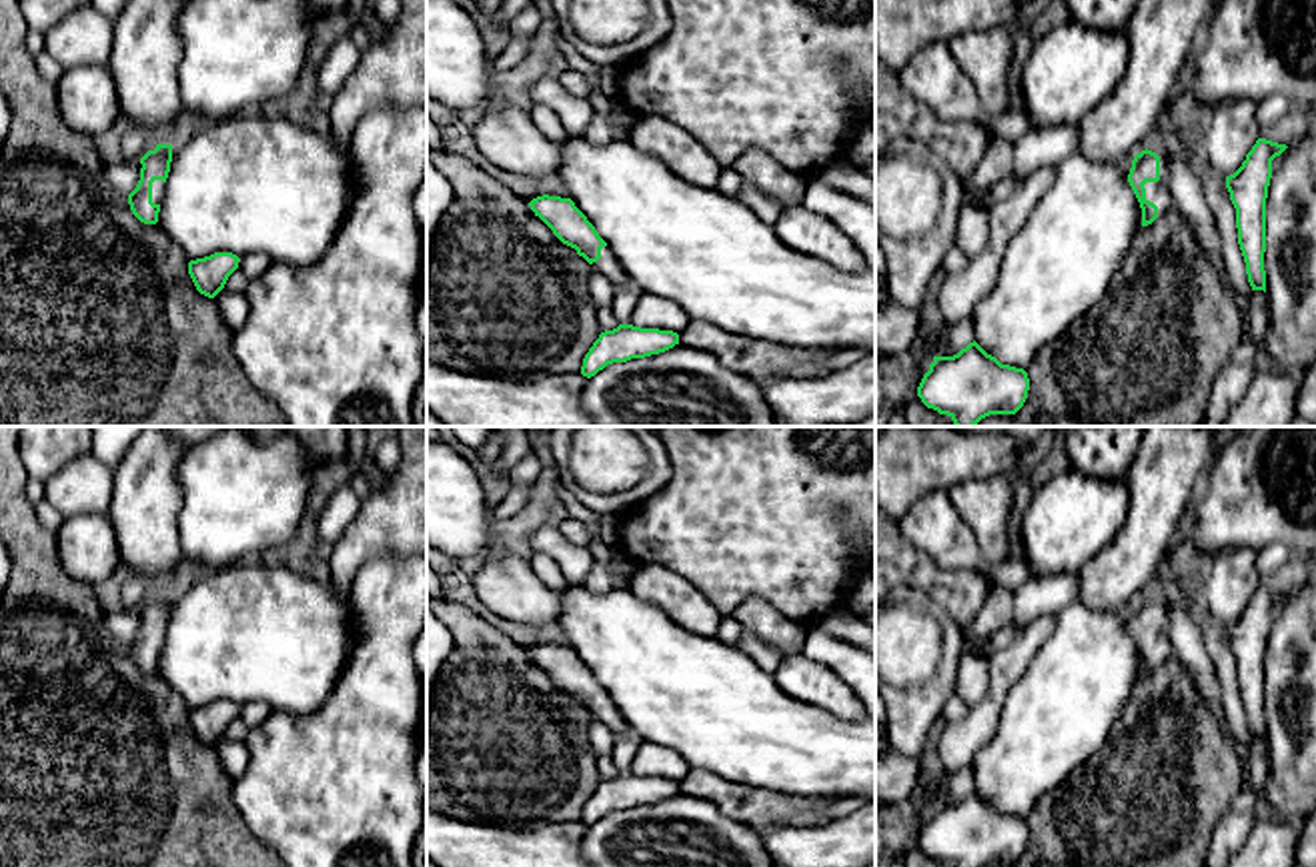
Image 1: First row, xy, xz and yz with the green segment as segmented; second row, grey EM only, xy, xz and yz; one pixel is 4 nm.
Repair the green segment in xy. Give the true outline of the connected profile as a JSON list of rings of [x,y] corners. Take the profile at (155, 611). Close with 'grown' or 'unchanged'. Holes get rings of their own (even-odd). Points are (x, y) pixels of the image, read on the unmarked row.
[[[152,593],[152,597],[140,607],[140,629],[136,637],[128,643],[128,653],[132,663],[144,673],[158,671],[170,611],[170,593]]]; grown

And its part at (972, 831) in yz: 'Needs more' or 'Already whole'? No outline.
Already whole

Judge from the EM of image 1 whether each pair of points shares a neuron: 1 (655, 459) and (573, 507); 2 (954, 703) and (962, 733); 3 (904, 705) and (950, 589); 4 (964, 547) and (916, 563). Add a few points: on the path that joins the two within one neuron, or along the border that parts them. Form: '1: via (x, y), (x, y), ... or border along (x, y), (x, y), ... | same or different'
1: border along (559, 481), (599, 515) | different
2: border along (970, 707), (964, 715), (942, 727) | different
3: border along (902, 585), (914, 585), (924, 591), (962, 629) | different
4: border along (900, 523), (906, 537), (938, 567), (976, 571) | different

